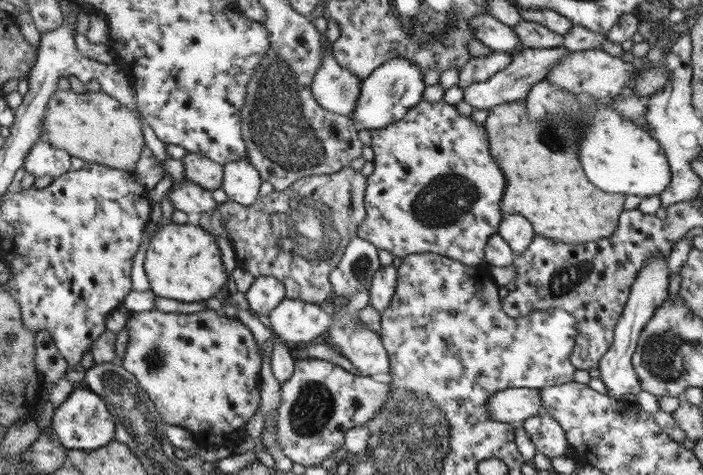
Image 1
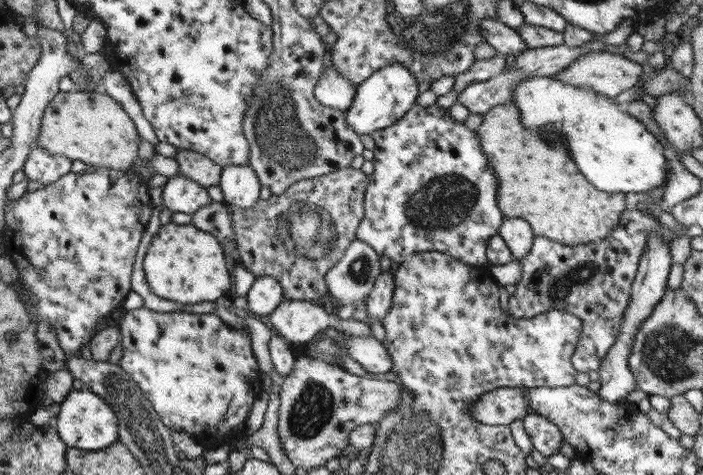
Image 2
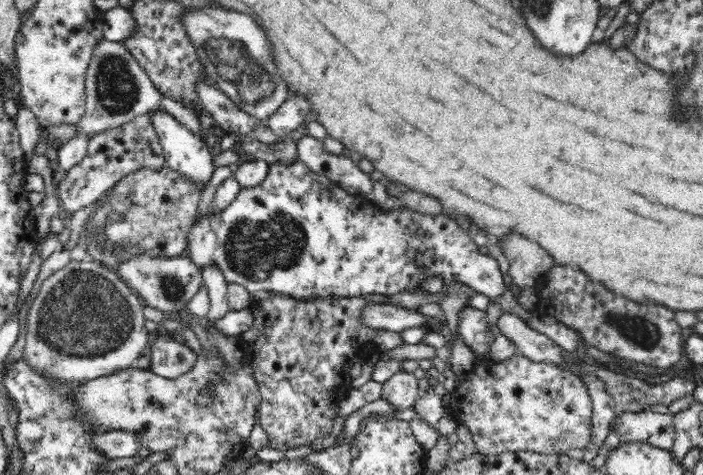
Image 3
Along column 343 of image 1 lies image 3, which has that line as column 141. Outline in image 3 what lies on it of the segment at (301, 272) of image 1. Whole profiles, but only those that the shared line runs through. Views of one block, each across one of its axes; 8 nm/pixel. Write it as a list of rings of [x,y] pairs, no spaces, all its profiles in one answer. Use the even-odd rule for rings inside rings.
[[[168,166],[160,168],[160,170],[152,170],[150,168],[140,168],[136,172],[132,172],[128,176],[124,176],[122,180],[119,180],[112,188],[111,192],[107,194],[107,199],[102,206],[98,207],[94,212],[91,212],[90,216],[86,219],[85,230],[89,232],[87,235],[87,252],[90,255],[91,260],[96,260],[102,263],[105,267],[108,267],[112,271],[117,271],[118,266],[128,260],[130,256],[136,256],[140,252],[145,252],[149,256],[165,256],[166,258],[174,256],[182,256],[184,250],[188,248],[188,232],[190,228],[195,223],[196,210],[198,210],[198,200],[200,200],[200,195],[202,192],[201,186],[196,186],[189,178],[178,174],[175,170],[172,170]]]

